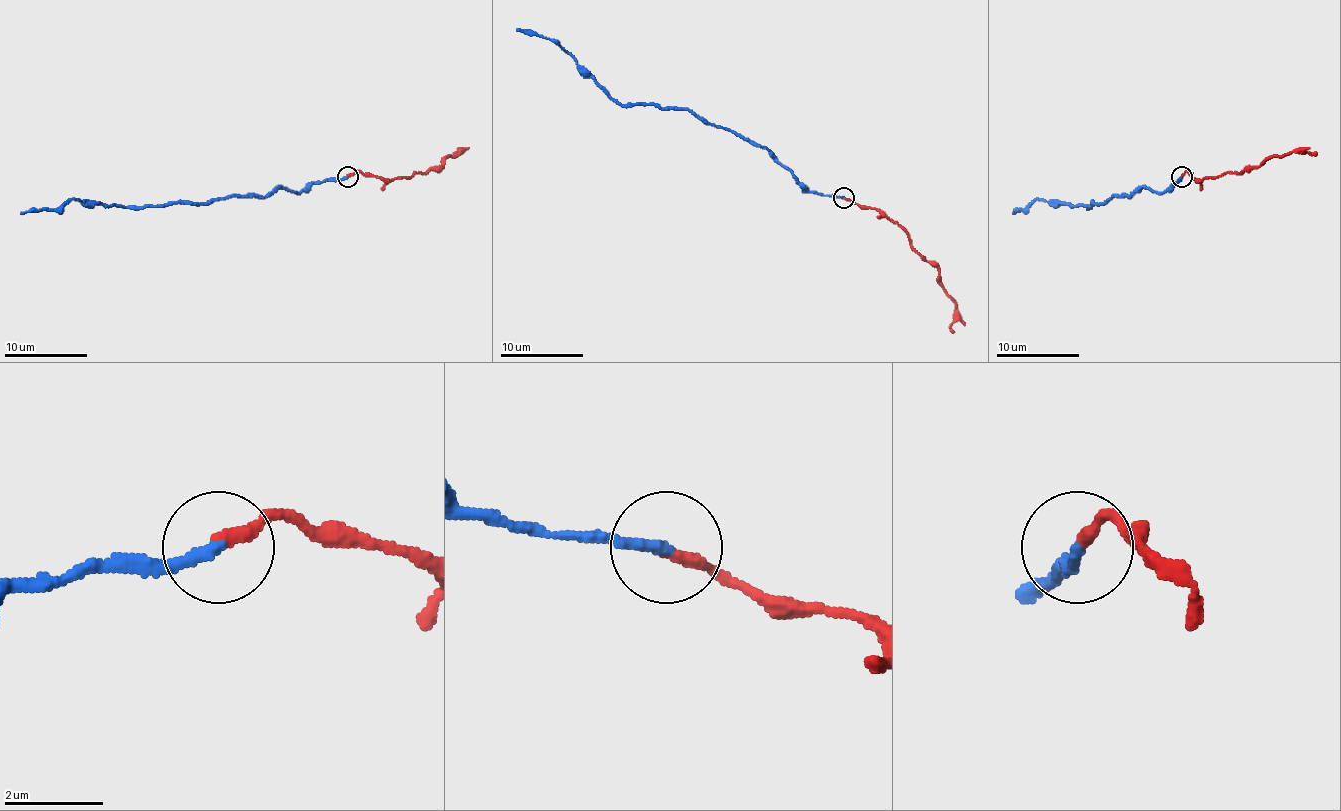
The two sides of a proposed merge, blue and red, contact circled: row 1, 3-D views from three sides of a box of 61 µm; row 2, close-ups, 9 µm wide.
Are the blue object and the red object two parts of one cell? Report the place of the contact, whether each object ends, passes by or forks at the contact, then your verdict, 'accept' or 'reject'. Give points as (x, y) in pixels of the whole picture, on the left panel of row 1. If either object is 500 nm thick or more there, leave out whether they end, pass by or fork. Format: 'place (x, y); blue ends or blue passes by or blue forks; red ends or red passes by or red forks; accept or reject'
place (348, 176); blue ends; red ends; accept

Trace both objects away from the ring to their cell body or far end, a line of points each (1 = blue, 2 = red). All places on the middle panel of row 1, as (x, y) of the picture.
1: (843, 198), (810, 191), (764, 148), (708, 125), (689, 110), (618, 104), (554, 41), (516, 29)
2: (843, 198), (854, 204), (883, 210), (933, 264), (945, 294), (956, 304), (954, 333)

